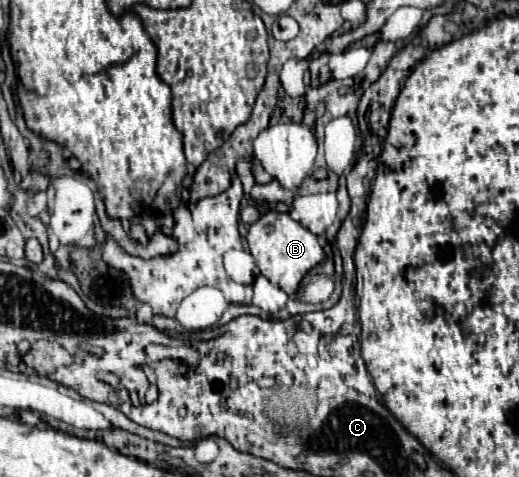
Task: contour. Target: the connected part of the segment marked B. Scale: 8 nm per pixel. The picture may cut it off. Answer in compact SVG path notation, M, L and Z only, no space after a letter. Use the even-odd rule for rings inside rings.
M268 212L266 216L262 216L258 222L254 222L248 228L246 240L248 240L250 252L256 260L256 266L260 268L262 276L266 276L274 286L282 288L286 294L294 294L298 290L300 280L304 278L304 274L326 258L322 246L318 244L318 238L308 228L304 228L300 222L292 220L290 214ZM264 222L274 224L272 234L264 232Z

